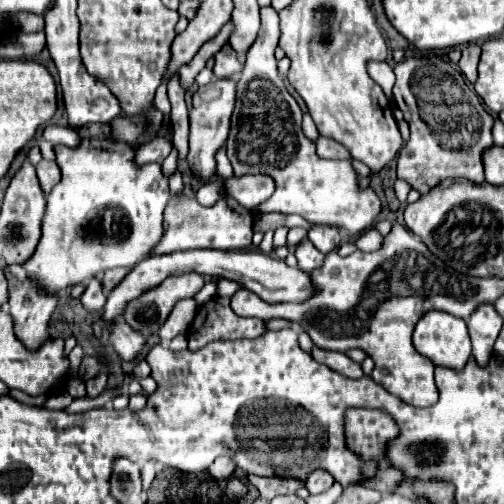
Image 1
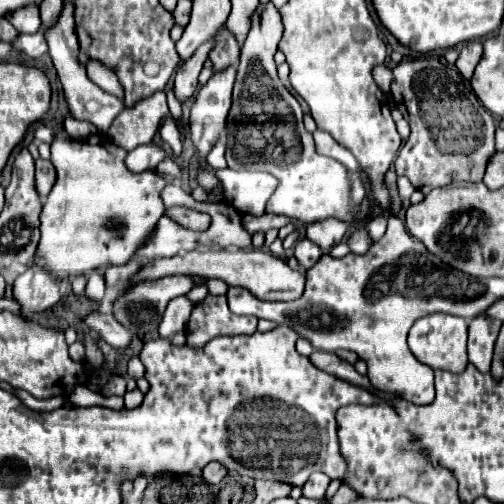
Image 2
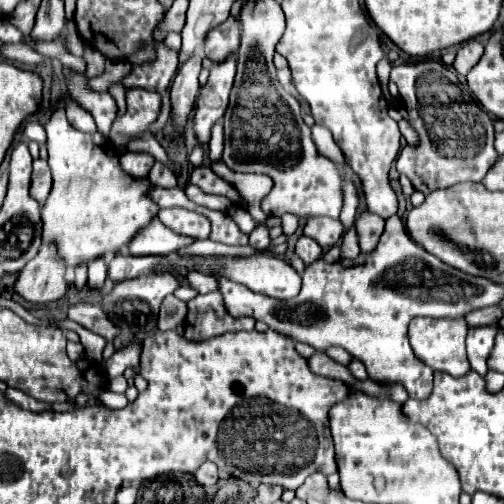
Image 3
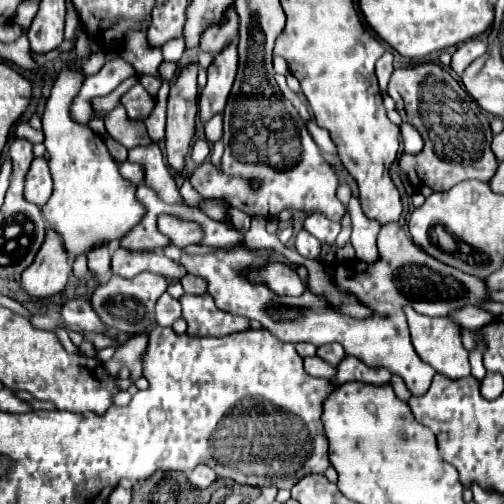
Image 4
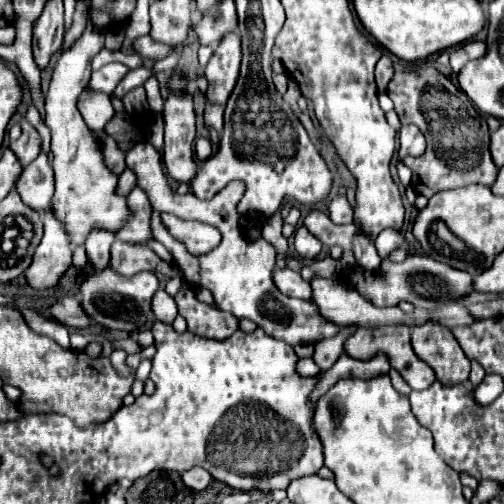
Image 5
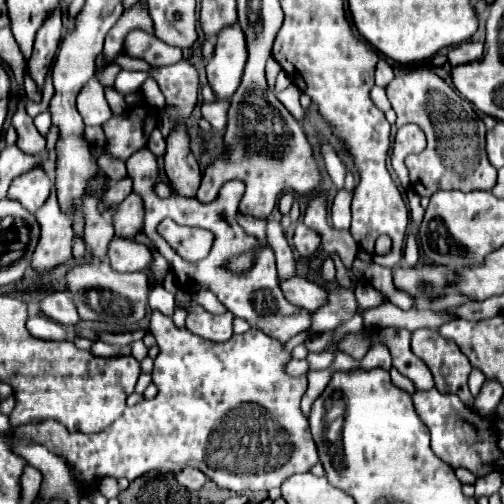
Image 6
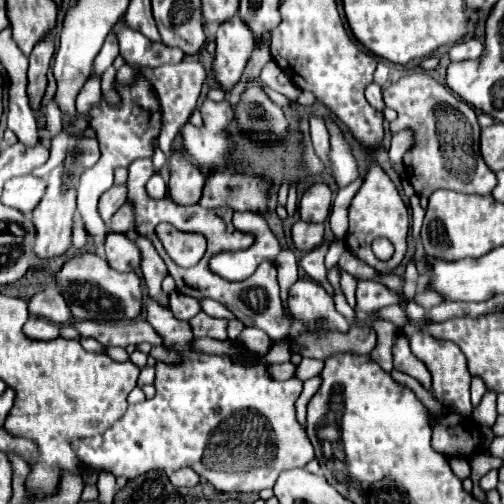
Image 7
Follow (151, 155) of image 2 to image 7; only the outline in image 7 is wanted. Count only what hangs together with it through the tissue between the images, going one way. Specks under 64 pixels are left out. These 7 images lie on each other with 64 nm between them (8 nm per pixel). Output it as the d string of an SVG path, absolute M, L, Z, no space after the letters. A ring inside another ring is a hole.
M112 186L108 192L100 196L98 212L106 224L110 224L112 216L118 212L118 208L126 202L126 186Z

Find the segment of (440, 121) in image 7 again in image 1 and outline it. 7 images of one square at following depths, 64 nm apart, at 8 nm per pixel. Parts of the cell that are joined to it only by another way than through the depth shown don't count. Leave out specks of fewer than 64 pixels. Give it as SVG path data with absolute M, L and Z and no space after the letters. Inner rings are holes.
M406 58L394 68L396 84L394 92L402 98L402 112L406 122L410 124L410 138L398 152L396 162L396 174L398 178L404 178L412 188L416 188L420 194L428 194L434 184L444 182L446 178L466 178L472 182L484 180L484 164L482 156L484 150L492 148L492 114L484 108L484 102L480 96L476 96L472 82L464 78L460 68L450 62L436 62L436 58Z

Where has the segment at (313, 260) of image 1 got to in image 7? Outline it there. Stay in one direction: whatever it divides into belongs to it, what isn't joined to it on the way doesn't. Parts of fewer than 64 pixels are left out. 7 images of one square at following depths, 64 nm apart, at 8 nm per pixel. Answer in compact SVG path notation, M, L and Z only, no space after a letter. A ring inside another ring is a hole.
M298 220L292 226L292 240L296 248L302 252L308 252L314 246L322 244L322 236L324 236L324 224L308 224L304 220Z

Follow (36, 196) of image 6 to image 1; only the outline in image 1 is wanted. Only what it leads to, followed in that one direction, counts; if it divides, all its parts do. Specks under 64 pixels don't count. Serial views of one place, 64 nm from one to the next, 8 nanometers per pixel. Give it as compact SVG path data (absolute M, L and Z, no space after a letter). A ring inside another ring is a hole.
M40 160L38 166L36 166L36 174L38 174L40 188L42 188L44 194L48 194L48 192L60 182L60 168L58 168L58 164L54 164L54 162Z

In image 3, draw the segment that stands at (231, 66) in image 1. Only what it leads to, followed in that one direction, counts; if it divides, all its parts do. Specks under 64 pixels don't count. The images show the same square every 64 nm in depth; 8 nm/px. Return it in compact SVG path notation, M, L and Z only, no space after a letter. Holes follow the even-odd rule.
M230 16L224 24L212 28L204 40L204 52L210 60L220 62L228 54L236 54L240 46L240 24L236 16Z

